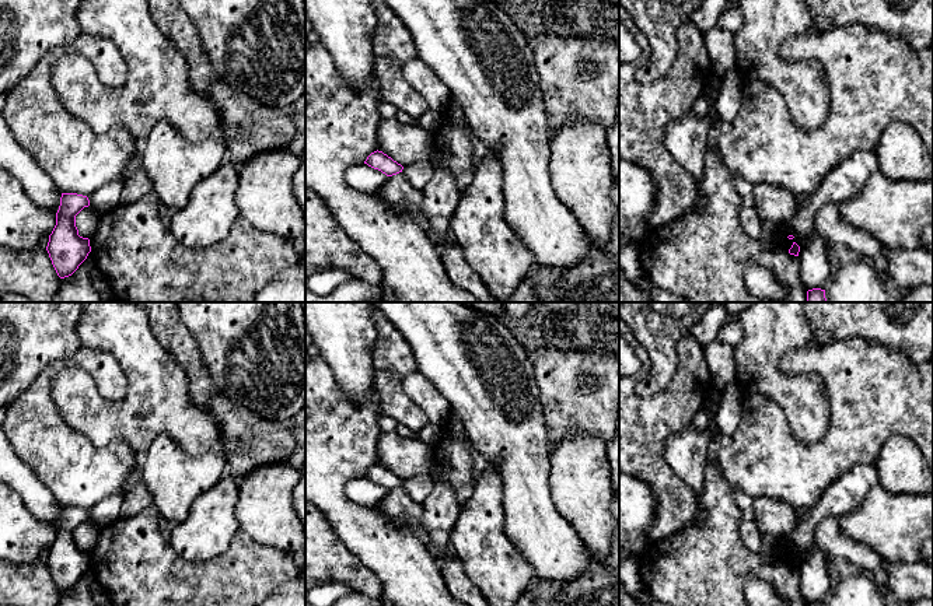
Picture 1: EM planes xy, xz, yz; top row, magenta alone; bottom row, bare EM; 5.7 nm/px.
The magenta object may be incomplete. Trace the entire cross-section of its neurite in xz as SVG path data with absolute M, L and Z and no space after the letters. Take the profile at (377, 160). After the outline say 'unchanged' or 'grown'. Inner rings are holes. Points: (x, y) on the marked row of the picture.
M374 151L371 153L367 160L364 161L368 167L381 171L387 176L396 175L402 172L403 167L394 161L391 157L384 154L382 151Z; unchanged

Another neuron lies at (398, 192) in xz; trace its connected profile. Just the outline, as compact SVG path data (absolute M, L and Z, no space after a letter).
M402 172L389 176L374 196L409 216L424 232L429 230L429 220L420 210L423 202L422 189L412 186Z

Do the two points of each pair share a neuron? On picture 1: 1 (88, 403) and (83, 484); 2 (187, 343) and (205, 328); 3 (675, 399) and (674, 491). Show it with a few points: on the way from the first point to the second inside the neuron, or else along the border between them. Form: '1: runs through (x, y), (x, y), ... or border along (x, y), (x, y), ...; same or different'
1: border along (60, 416), (98, 447), (118, 440); different
2: border along (180, 316), (195, 340), (206, 368); different
3: runs through (657, 421), (654, 424), (654, 469); same

